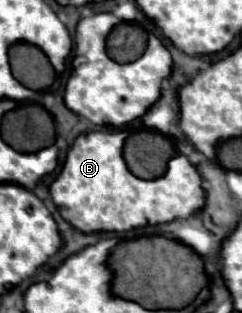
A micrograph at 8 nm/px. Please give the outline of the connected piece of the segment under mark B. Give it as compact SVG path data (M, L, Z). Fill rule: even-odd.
M96 129L80 134L68 150L60 176L50 186L50 196L58 212L82 232L126 232L148 224L164 224L178 218L190 218L204 208L202 176L186 156L168 162L164 176L156 180L136 178L122 156L127 129Z

